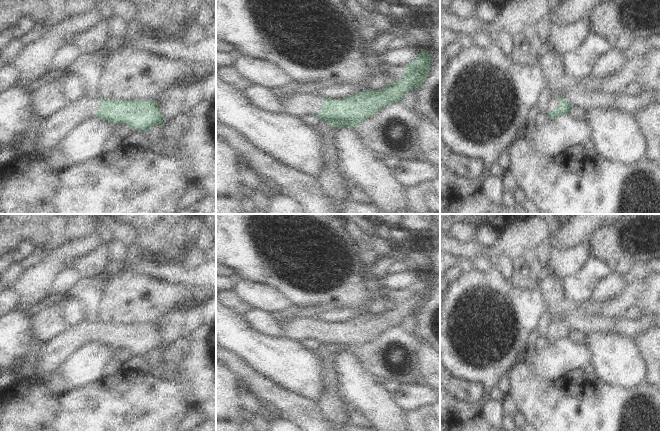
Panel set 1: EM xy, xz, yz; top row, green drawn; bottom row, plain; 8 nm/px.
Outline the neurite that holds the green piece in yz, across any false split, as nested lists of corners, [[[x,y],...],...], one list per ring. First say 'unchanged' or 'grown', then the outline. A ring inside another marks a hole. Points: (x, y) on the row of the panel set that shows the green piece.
grown; [[[554,96],[550,101],[548,108],[544,111],[550,120],[556,119],[558,116],[562,116],[564,114],[569,114],[571,110],[571,105],[569,101],[560,96]]]

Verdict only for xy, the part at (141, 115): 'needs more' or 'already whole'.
needs more

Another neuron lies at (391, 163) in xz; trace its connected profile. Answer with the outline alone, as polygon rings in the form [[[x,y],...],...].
[[[396,156],[384,158],[384,164],[391,171],[394,171],[400,165],[400,163],[401,163],[401,159],[399,159]]]

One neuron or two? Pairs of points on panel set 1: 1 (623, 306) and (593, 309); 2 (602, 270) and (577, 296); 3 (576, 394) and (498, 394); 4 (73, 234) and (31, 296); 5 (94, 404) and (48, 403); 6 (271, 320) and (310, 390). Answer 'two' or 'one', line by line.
1: one
2: one
3: two
4: two
5: two
6: two

